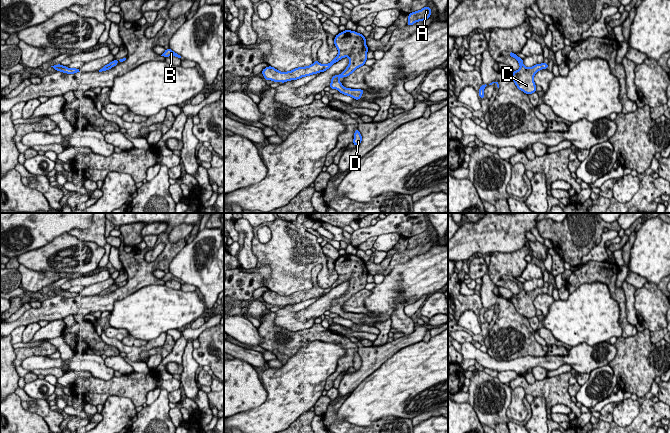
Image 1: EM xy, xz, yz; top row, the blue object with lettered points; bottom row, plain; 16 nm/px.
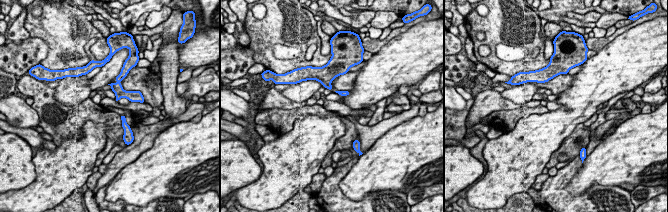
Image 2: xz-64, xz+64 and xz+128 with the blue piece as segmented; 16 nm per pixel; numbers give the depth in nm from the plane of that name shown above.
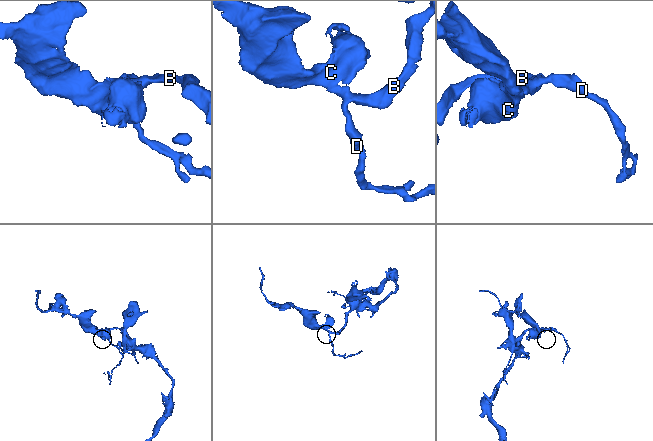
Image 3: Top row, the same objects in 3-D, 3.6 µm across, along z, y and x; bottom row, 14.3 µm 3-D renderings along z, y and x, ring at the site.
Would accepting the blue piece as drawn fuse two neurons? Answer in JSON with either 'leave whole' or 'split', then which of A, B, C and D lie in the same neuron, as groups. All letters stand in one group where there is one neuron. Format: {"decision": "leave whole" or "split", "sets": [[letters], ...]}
{"decision": "leave whole", "sets": [["A", "B", "C", "D"]]}

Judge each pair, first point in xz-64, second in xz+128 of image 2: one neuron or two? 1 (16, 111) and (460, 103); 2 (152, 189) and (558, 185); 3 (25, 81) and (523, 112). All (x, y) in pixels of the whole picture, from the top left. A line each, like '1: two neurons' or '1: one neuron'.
1: one neuron
2: two neurons
3: one neuron

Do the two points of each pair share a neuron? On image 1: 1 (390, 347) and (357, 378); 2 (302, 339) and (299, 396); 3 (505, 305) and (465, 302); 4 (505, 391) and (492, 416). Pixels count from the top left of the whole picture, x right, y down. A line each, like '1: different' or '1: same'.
1: same
2: different
3: different
4: same

